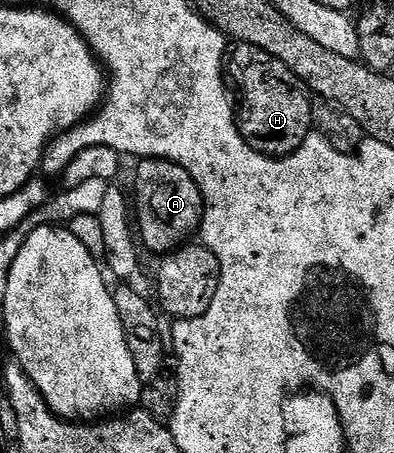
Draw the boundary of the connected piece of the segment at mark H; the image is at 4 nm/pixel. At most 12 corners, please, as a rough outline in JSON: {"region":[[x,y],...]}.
{"region":[[238,44],[245,142],[288,157],[315,129],[310,90],[269,53]]}

